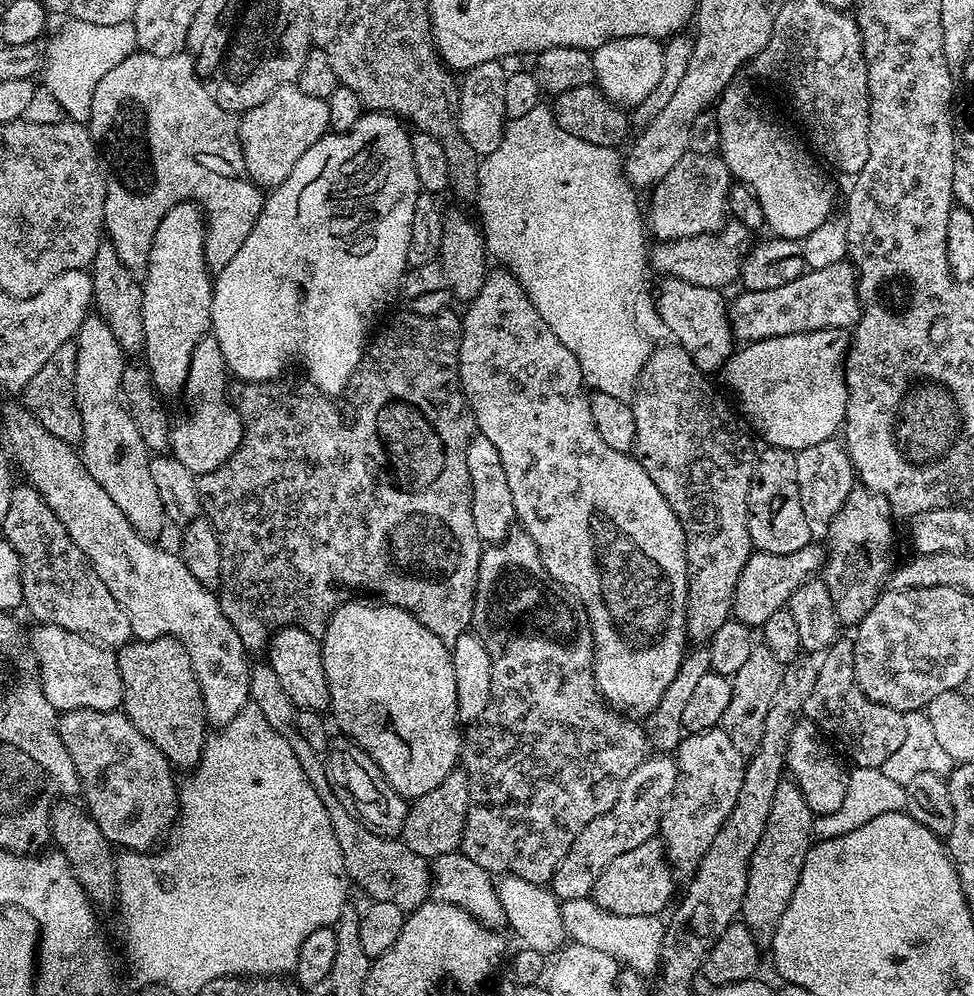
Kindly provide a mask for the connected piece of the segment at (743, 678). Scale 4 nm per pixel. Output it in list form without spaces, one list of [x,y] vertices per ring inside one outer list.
[[[753,646],[750,658],[746,658],[746,663],[730,679],[730,706],[726,706],[726,714],[722,714],[719,727],[730,734],[730,742],[734,742],[734,746],[738,746],[738,750],[747,758],[760,750],[766,714],[770,714],[774,698],[778,698],[784,686],[784,665],[778,662],[778,658],[774,658],[774,654],[770,654],[768,648]]]

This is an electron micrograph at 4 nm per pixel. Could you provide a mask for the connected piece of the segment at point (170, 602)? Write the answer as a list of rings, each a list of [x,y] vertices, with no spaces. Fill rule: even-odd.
[[[23,403],[8,404],[4,408],[4,430],[8,434],[8,444],[12,447],[10,451],[11,457],[20,463],[20,468],[25,472],[27,483],[31,484],[40,492],[40,497],[50,506],[50,510],[54,510],[54,514],[58,514],[58,518],[62,522],[62,526],[66,526],[66,530],[70,534],[70,538],[74,542],[74,546],[78,546],[78,550],[82,550],[82,554],[86,554],[86,558],[94,566],[94,570],[98,570],[98,578],[102,578],[102,582],[106,582],[106,590],[110,590],[110,594],[114,594],[114,602],[118,602],[118,606],[122,606],[122,610],[126,610],[126,614],[130,618],[130,626],[132,634],[138,640],[153,640],[159,636],[172,636],[175,640],[180,640],[186,646],[186,650],[190,654],[190,662],[194,674],[200,683],[200,689],[204,695],[204,711],[211,723],[216,726],[223,726],[230,723],[231,720],[241,712],[243,708],[249,707],[248,691],[250,690],[250,656],[242,646],[242,638],[238,638],[238,630],[234,630],[234,626],[230,626],[230,618],[226,618],[226,614],[222,614],[222,606],[215,591],[205,588],[202,582],[198,582],[193,574],[186,568],[180,556],[175,551],[167,552],[164,548],[155,548],[151,539],[145,538],[136,531],[136,527],[126,518],[126,514],[122,514],[122,510],[118,510],[118,506],[114,506],[110,494],[106,494],[106,490],[102,490],[102,486],[98,486],[98,482],[94,482],[94,478],[90,478],[90,474],[86,470],[84,461],[80,459],[79,451],[73,445],[68,444],[62,438],[56,438],[54,434],[50,434],[50,430],[46,430],[39,422],[28,413],[28,409]]]

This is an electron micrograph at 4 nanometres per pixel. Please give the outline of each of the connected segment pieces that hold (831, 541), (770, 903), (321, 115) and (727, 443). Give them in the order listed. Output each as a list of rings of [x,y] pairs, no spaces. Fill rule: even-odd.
[[[853,487],[842,510],[827,525],[826,555],[822,579],[830,590],[841,625],[855,626],[874,606],[894,568],[892,562],[892,508],[878,493]]]
[[[791,778],[780,780],[778,791],[774,793],[774,803],[770,806],[770,818],[766,818],[766,830],[762,830],[762,838],[758,838],[758,846],[754,846],[754,854],[748,863],[746,894],[740,907],[742,922],[761,946],[771,945],[778,922],[782,922],[782,914],[786,914],[790,898],[794,898],[806,854],[814,843],[813,819],[814,814],[800,785]]]
[[[295,86],[274,90],[266,102],[243,113],[239,121],[242,158],[246,158],[246,170],[261,190],[271,190],[286,182],[290,170],[294,170],[294,162],[330,132],[328,101],[310,98],[310,94],[302,94],[302,90]]]
[[[675,342],[667,343],[661,348],[653,347],[636,383],[636,391],[630,397],[636,431],[634,455],[646,474],[650,474],[654,486],[662,490],[674,514],[678,514],[678,522],[682,522],[688,559],[688,639],[692,642],[707,642],[718,626],[725,624],[732,616],[732,599],[742,566],[746,566],[754,551],[748,529],[748,491],[758,452],[752,449],[749,429],[744,429],[736,421],[737,413],[728,409],[727,402],[708,381],[711,379],[700,372],[698,366],[694,366],[686,349]]]

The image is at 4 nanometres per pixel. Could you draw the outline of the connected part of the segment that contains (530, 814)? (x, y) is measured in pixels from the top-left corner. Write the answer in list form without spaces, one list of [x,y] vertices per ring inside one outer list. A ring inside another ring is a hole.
[[[523,530],[509,532],[505,540],[499,544],[489,544],[481,551],[478,566],[478,580],[474,594],[474,614],[472,615],[471,631],[486,646],[486,654],[490,654],[490,702],[486,710],[476,720],[467,725],[462,736],[462,767],[468,775],[470,786],[470,806],[466,814],[466,826],[460,839],[459,851],[473,862],[478,862],[483,870],[491,874],[511,874],[518,878],[526,878],[526,882],[547,885],[552,879],[554,870],[566,858],[570,846],[574,846],[574,838],[594,822],[614,802],[618,802],[618,790],[622,790],[622,782],[638,770],[638,766],[649,755],[650,745],[645,725],[639,719],[616,711],[596,688],[596,679],[592,673],[592,628],[588,625],[588,614],[560,583],[542,566],[542,558],[538,554],[538,546],[534,546],[534,538]]]

